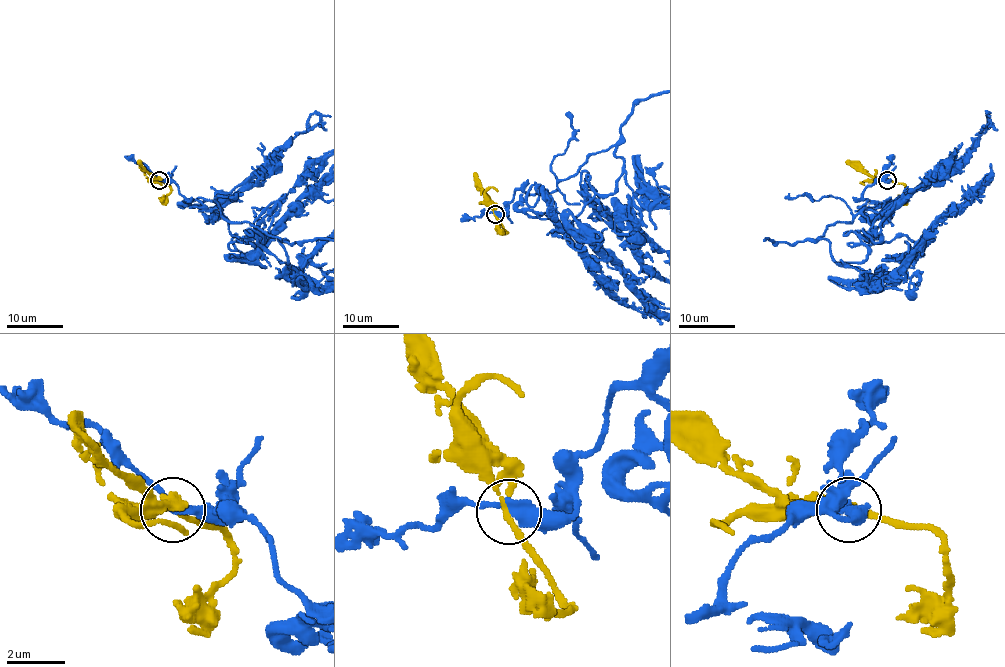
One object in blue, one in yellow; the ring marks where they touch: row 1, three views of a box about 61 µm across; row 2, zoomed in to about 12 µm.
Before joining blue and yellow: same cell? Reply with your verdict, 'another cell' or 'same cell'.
same cell

